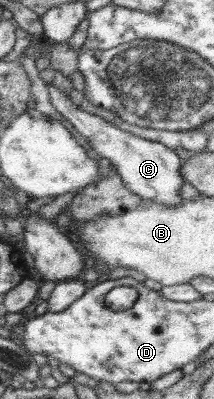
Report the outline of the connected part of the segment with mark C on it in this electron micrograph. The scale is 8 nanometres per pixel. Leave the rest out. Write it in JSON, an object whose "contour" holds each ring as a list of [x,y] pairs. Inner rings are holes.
{"contour":[[[47,86],[47,88],[50,102],[55,109],[71,122],[78,135],[85,137],[93,151],[97,152],[100,157],[105,157],[117,169],[117,175],[123,179],[125,187],[131,193],[169,206],[175,206],[183,200],[181,199],[181,186],[184,182],[181,174],[183,161],[175,150],[168,149],[157,141],[149,141],[123,131],[105,118],[91,114],[87,110],[81,110],[75,106],[67,94],[61,93],[57,87]]]}

